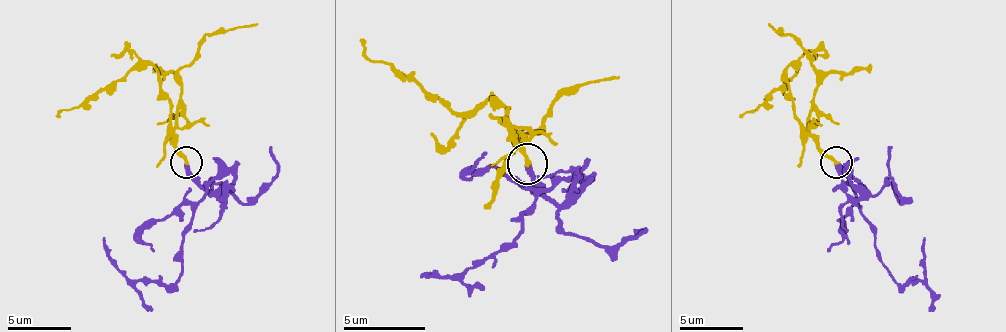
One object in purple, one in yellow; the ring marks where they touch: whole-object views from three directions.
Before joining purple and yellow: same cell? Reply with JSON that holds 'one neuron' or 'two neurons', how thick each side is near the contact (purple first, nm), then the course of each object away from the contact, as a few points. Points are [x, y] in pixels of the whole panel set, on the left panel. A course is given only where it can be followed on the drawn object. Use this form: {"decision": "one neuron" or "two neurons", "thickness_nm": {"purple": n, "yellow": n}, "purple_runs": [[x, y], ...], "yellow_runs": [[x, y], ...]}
{"decision": "one neuron", "thickness_nm": {"purple": 440, "yellow": 280}, "purple_runs": [[187, 164], [193, 222], [183, 238], [183, 269], [171, 285], [129, 279], [104, 238]], "yellow_runs": [[187, 161], [177, 145], [158, 72], [152, 66], [126, 72], [56, 117]]}

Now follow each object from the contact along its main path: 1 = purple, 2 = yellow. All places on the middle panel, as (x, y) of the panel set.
1: (528, 164), (536, 189), (528, 189), (536, 201), (524, 213), (524, 226), (508, 242), (454, 275), (422, 279)
2: (528, 164), (516, 140), (508, 111), (491, 99), (450, 111), (385, 62), (373, 62), (361, 38)

